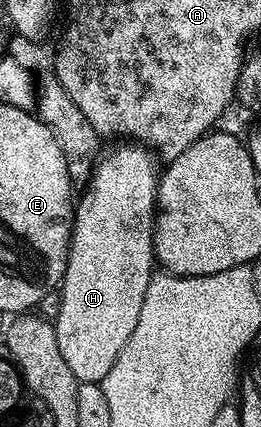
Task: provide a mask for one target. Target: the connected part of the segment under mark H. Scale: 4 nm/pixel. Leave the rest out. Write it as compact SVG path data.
M140 143L114 145L117 146L106 157L104 154L98 160L93 176L84 186L85 194L82 197L80 194L76 202L69 259L65 277L59 286L61 306L55 319L59 352L63 354L67 367L71 367L71 375L75 375L79 383L100 383L107 371L115 367L119 351L123 351L127 339L131 339L131 331L135 331L135 323L139 323L143 295L147 295L147 283L151 283L155 272L153 229L157 226L158 158Z

